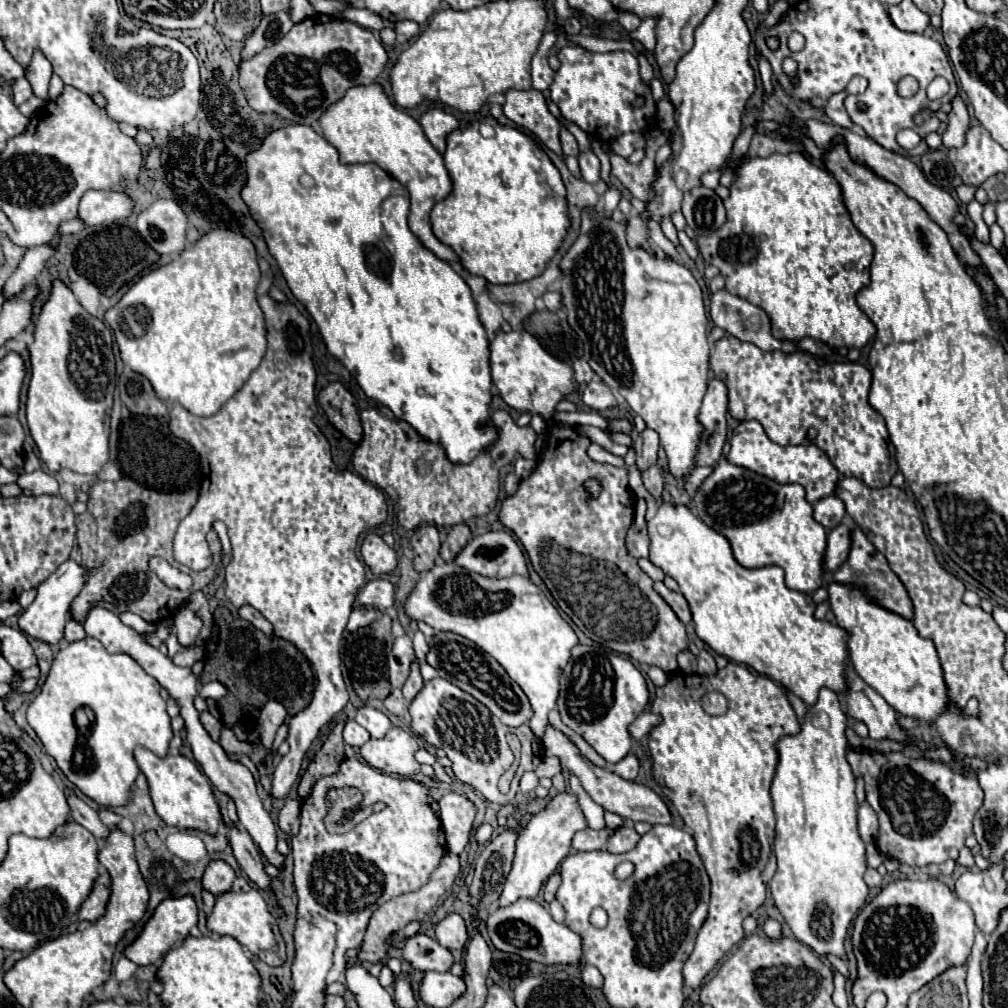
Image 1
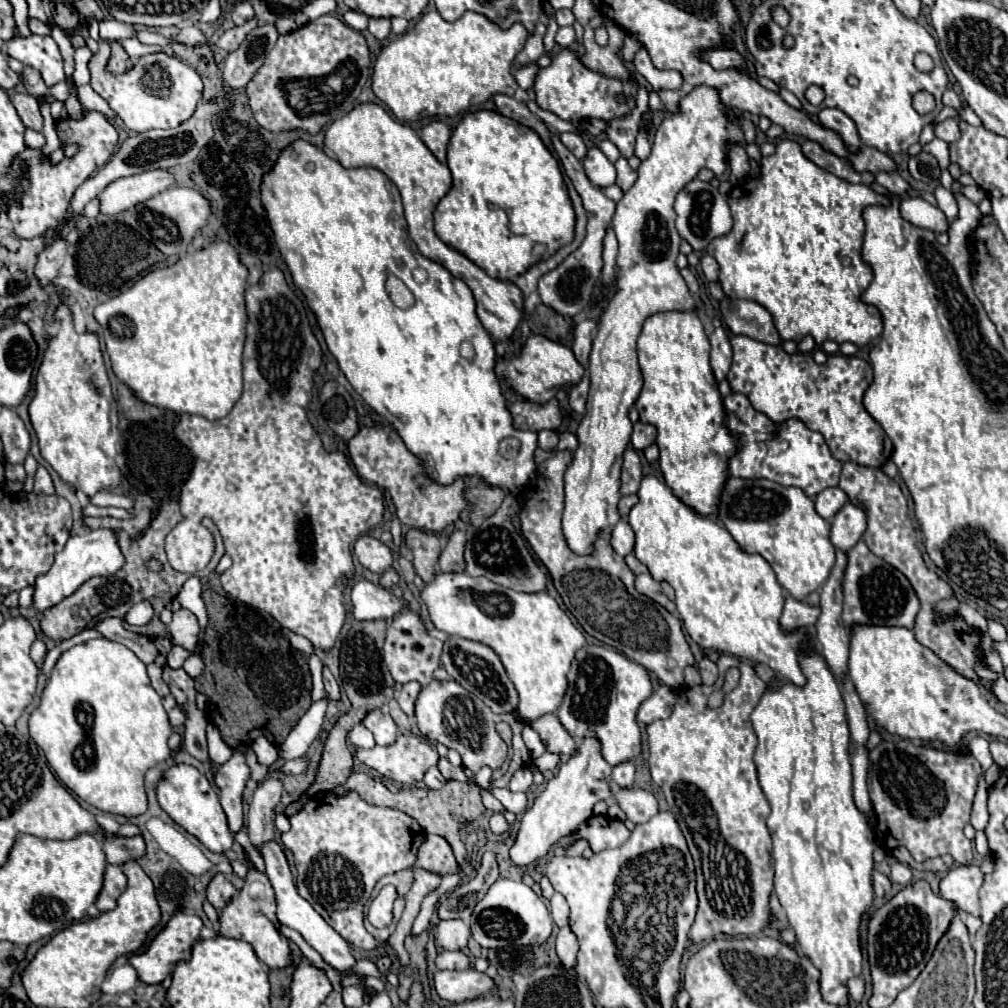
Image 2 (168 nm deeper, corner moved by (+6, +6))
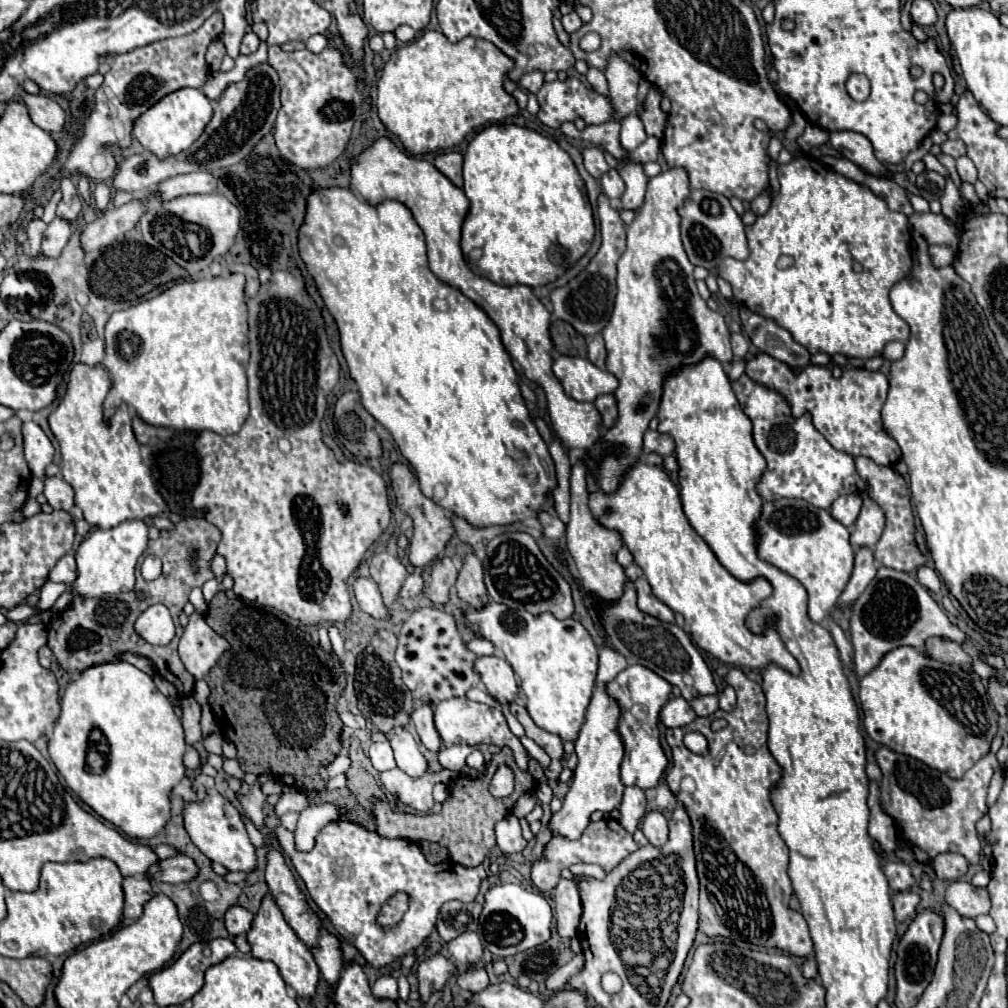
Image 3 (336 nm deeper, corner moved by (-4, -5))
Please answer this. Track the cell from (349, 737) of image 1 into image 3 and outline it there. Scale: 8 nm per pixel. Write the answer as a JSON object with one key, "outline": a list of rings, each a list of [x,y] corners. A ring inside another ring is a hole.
{"outline":[[[372,743],[368,749],[368,757],[372,765],[376,767],[376,771],[386,771],[386,769],[396,767],[390,743]]]}

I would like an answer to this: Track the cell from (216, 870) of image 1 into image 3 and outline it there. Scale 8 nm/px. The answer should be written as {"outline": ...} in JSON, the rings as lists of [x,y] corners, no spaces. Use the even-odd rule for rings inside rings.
{"outline":[[[232,905],[228,911],[226,911],[226,917],[224,917],[224,923],[226,923],[226,929],[230,935],[240,935],[240,933],[246,933],[248,927],[252,925],[252,913],[240,905]]]}

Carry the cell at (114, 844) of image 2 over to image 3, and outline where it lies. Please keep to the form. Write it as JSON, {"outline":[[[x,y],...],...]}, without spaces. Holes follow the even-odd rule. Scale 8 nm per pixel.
{"outline":[[[184,855],[160,859],[158,863],[150,865],[148,869],[148,879],[158,879],[158,881],[168,881],[168,883],[182,883],[188,879],[194,879],[196,875],[196,865],[192,859]]]}

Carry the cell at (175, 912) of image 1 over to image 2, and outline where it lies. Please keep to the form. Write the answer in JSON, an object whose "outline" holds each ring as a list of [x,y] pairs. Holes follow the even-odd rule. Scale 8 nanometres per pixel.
{"outline":[[[178,912],[168,924],[166,928],[154,938],[154,942],[150,944],[148,952],[142,954],[132,954],[130,956],[130,964],[136,968],[138,978],[144,984],[160,984],[164,982],[164,978],[172,976],[174,968],[178,962],[188,960],[190,958],[190,948],[200,940],[200,930],[202,930],[202,920],[194,914],[186,914],[186,912]]]}

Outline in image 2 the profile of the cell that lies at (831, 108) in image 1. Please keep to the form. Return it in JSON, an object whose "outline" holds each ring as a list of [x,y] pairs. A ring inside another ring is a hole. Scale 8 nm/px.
{"outline":[[[824,108],[824,110],[818,114],[818,122],[820,122],[824,128],[836,132],[836,134],[842,138],[842,142],[846,144],[846,150],[848,150],[850,154],[860,152],[862,144],[860,144],[860,140],[858,140],[858,132],[856,132],[856,128],[854,128],[854,122],[852,122],[842,110]]]}

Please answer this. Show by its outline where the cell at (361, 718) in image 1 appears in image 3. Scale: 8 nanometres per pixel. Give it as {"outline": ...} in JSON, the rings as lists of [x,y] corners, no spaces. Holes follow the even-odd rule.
{"outline":[[[398,729],[390,735],[390,745],[392,745],[392,751],[394,751],[394,759],[396,759],[396,765],[406,771],[408,775],[412,777],[420,777],[424,775],[424,771],[428,769],[428,763],[426,759],[422,757],[414,737],[406,731],[406,729]]]}

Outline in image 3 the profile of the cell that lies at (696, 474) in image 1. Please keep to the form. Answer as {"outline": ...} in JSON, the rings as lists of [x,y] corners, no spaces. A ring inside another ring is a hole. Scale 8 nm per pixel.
{"outline":[[[742,375],[734,385],[734,393],[742,403],[742,411],[754,425],[754,443],[766,459],[766,471],[756,483],[756,491],[762,499],[772,501],[780,497],[804,499],[814,507],[830,509],[838,495],[862,493],[866,483],[854,469],[854,459],[842,451],[836,451],[812,425],[810,415],[794,419],[786,401],[758,383],[748,375]]]}

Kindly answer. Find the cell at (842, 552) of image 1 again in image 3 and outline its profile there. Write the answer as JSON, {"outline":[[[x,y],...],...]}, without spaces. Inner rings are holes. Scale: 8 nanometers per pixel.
{"outline":[[[864,497],[862,511],[852,527],[850,533],[850,545],[852,547],[874,547],[884,531],[884,513],[878,509],[878,505]]]}

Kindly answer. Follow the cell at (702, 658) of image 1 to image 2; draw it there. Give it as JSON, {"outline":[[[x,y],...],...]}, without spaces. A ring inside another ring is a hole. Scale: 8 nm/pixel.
{"outline":[[[702,658],[702,662],[698,664],[698,670],[700,670],[702,682],[704,682],[706,686],[712,686],[712,684],[716,682],[716,678],[718,678],[718,668],[716,668],[716,664],[714,664],[712,660]]]}

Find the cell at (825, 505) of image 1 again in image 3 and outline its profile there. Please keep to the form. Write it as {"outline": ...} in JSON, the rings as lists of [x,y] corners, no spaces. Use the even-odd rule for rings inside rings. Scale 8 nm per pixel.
{"outline":[[[842,495],[838,497],[832,507],[830,507],[830,513],[836,521],[840,521],[844,527],[852,529],[858,513],[860,513],[860,507],[862,507],[862,497],[860,495]]]}

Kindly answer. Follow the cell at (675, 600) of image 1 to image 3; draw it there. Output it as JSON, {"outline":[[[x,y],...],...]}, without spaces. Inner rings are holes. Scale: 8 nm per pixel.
{"outline":[[[644,577],[634,581],[634,585],[636,585],[636,591],[638,591],[638,607],[640,607],[640,611],[644,611],[644,613],[648,613],[652,617],[658,617],[658,619],[662,619],[666,623],[674,623],[674,611],[652,595],[652,587]]]}

